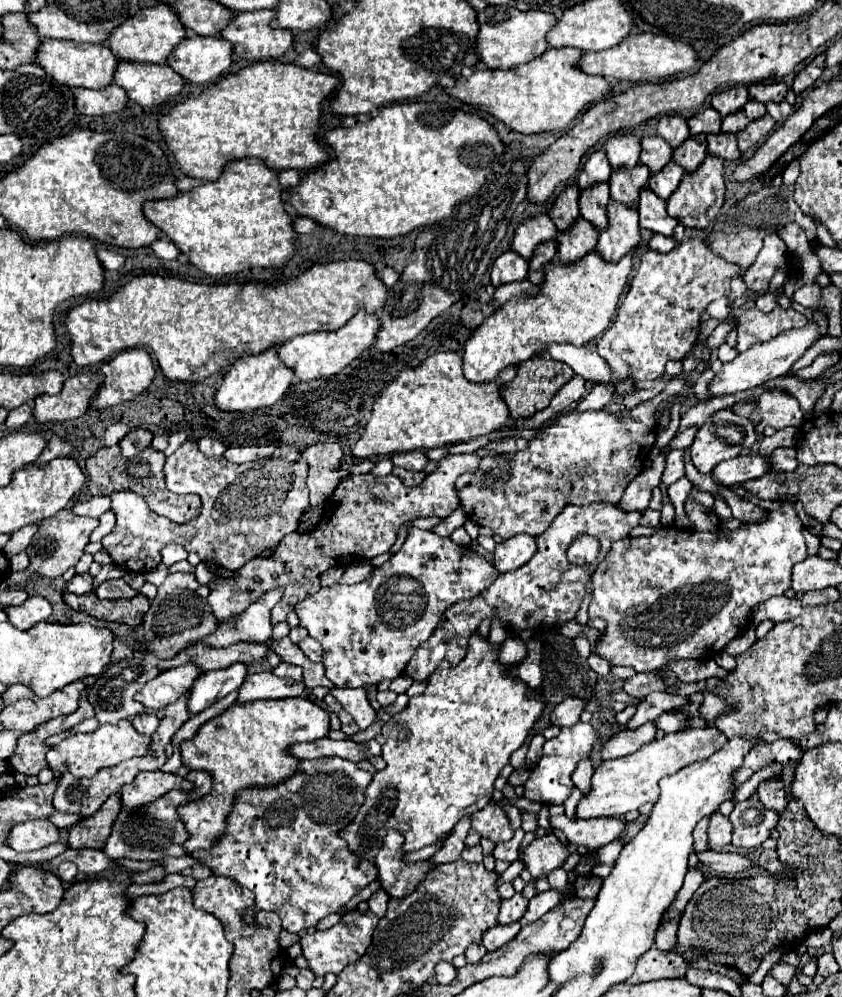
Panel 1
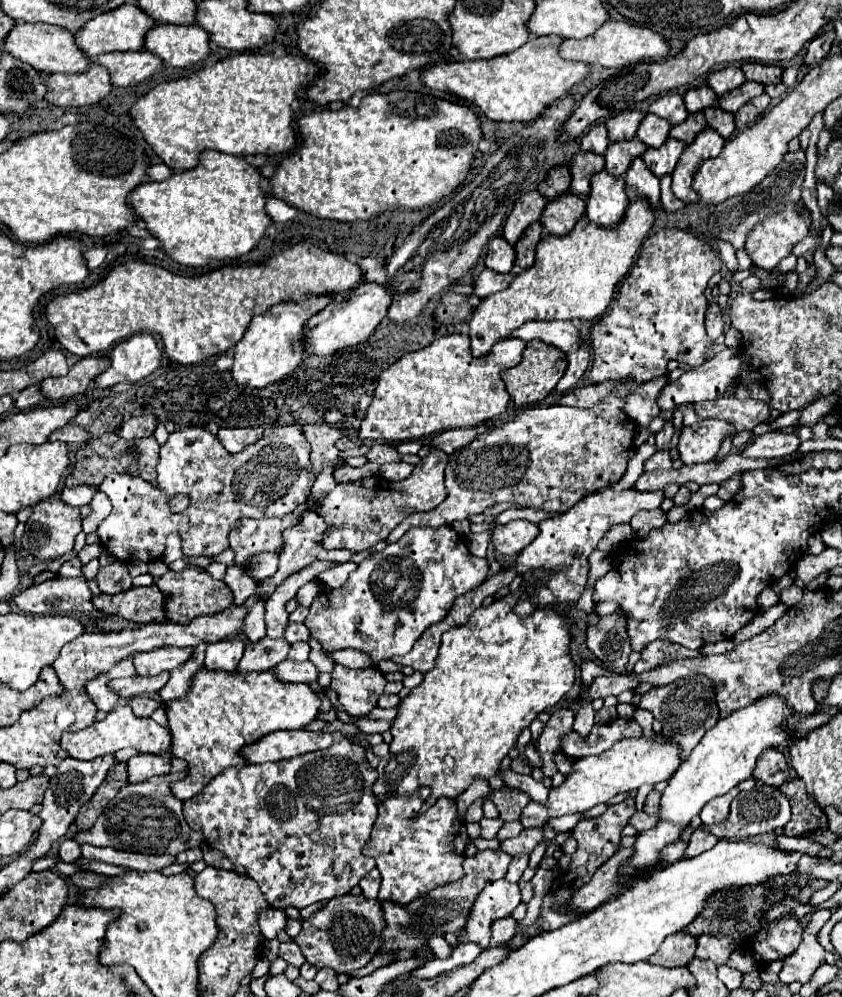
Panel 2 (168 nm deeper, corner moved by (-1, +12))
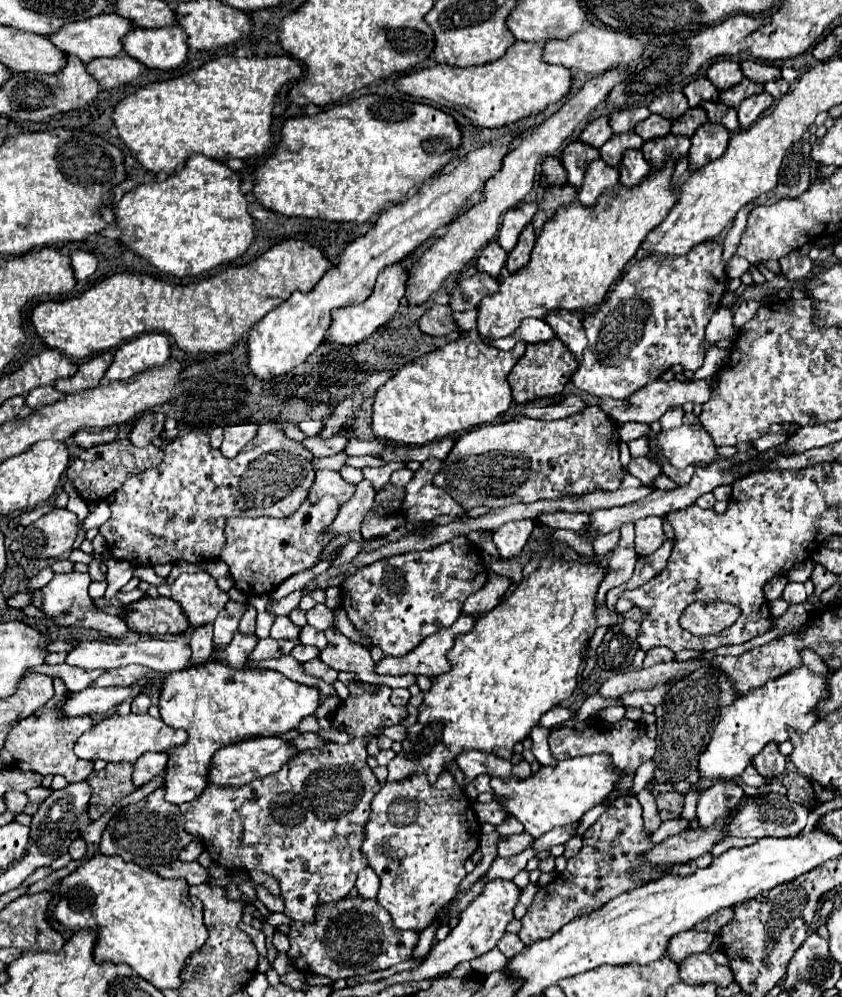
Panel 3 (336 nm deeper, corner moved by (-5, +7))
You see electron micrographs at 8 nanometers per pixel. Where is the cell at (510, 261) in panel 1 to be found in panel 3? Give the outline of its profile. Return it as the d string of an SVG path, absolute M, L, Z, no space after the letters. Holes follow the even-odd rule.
M492 241L476 259L476 267L478 271L484 271L484 273L490 273L492 277L498 277L500 271L504 269L506 265L506 257L508 257L508 251L504 251L496 241Z

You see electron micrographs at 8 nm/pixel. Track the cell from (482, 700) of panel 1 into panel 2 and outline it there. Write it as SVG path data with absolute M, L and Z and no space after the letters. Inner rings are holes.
M524 582L524 584L520 586L520 590L510 592L508 596L504 596L504 598L500 598L500 600L494 600L490 606L480 606L480 608L470 616L470 620L468 620L464 626L458 626L458 628L454 628L454 630L448 630L448 632L442 636L442 646L440 646L440 654L438 654L438 658L436 658L436 668L432 668L430 672L426 672L422 684L416 686L416 688L412 688L412 692L410 692L410 694L400 702L400 706L398 706L398 716L396 716L396 720L394 720L394 724L392 724L392 730L390 730L392 736L394 736L394 740L392 740L392 744L390 744L390 754L384 756L384 758L380 760L380 764L378 764L378 768L376 768L378 780L376 780L376 784L374 784L374 794L378 796L380 802L386 800L384 796L416 792L420 786L430 786L430 790L432 790L434 796L456 798L458 794L462 794L462 792L474 782L474 778L482 776L482 778L488 780L490 776L494 776L494 774L498 772L502 758L504 758L504 756L508 754L508 750L516 744L520 732L522 732L524 728L528 728L530 722L532 722L540 712L552 708L554 704L558 704L558 702L562 700L562 696L568 694L568 690L570 690L572 684L574 684L574 660L572 660L572 656L570 656L570 652L568 652L568 650L570 650L570 648L568 648L568 646L570 646L570 640L572 640L572 634L570 634L570 624L572 624L572 622L570 622L568 618L560 616L558 612L554 612L552 608L536 608L530 616L520 618L512 608L518 604L520 596L526 592L526 586L528 586L528 584Z

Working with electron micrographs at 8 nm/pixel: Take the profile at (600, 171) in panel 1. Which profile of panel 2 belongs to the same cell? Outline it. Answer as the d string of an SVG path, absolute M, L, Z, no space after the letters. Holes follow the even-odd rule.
M602 122L592 126L584 134L584 138L580 140L582 150L590 150L590 152L596 152L596 154L604 154L606 146L608 146L608 136L606 136L606 126Z

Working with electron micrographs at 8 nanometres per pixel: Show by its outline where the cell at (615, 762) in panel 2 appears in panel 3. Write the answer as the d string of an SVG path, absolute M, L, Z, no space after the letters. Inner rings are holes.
M586 755L586 757L574 757L566 761L558 761L554 767L540 767L536 775L530 775L524 781L516 781L510 777L510 781L492 779L494 795L506 797L506 811L514 815L530 833L534 839L542 833L548 833L554 827L566 827L580 821L580 817L602 803L622 781L624 771L612 765L610 755Z

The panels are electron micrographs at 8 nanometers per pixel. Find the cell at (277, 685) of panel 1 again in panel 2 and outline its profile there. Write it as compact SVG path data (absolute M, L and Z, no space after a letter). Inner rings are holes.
M284 660L274 668L276 676L284 682L306 682L306 684L314 684L318 680L318 668L306 660L306 662L292 662L292 660Z

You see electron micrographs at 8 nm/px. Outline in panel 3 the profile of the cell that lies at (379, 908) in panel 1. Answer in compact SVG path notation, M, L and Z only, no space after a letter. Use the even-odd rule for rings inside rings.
M366 867L364 871L358 873L356 889L358 889L360 897L364 897L364 899L376 899L376 893L380 889L380 877L374 873L374 869Z

